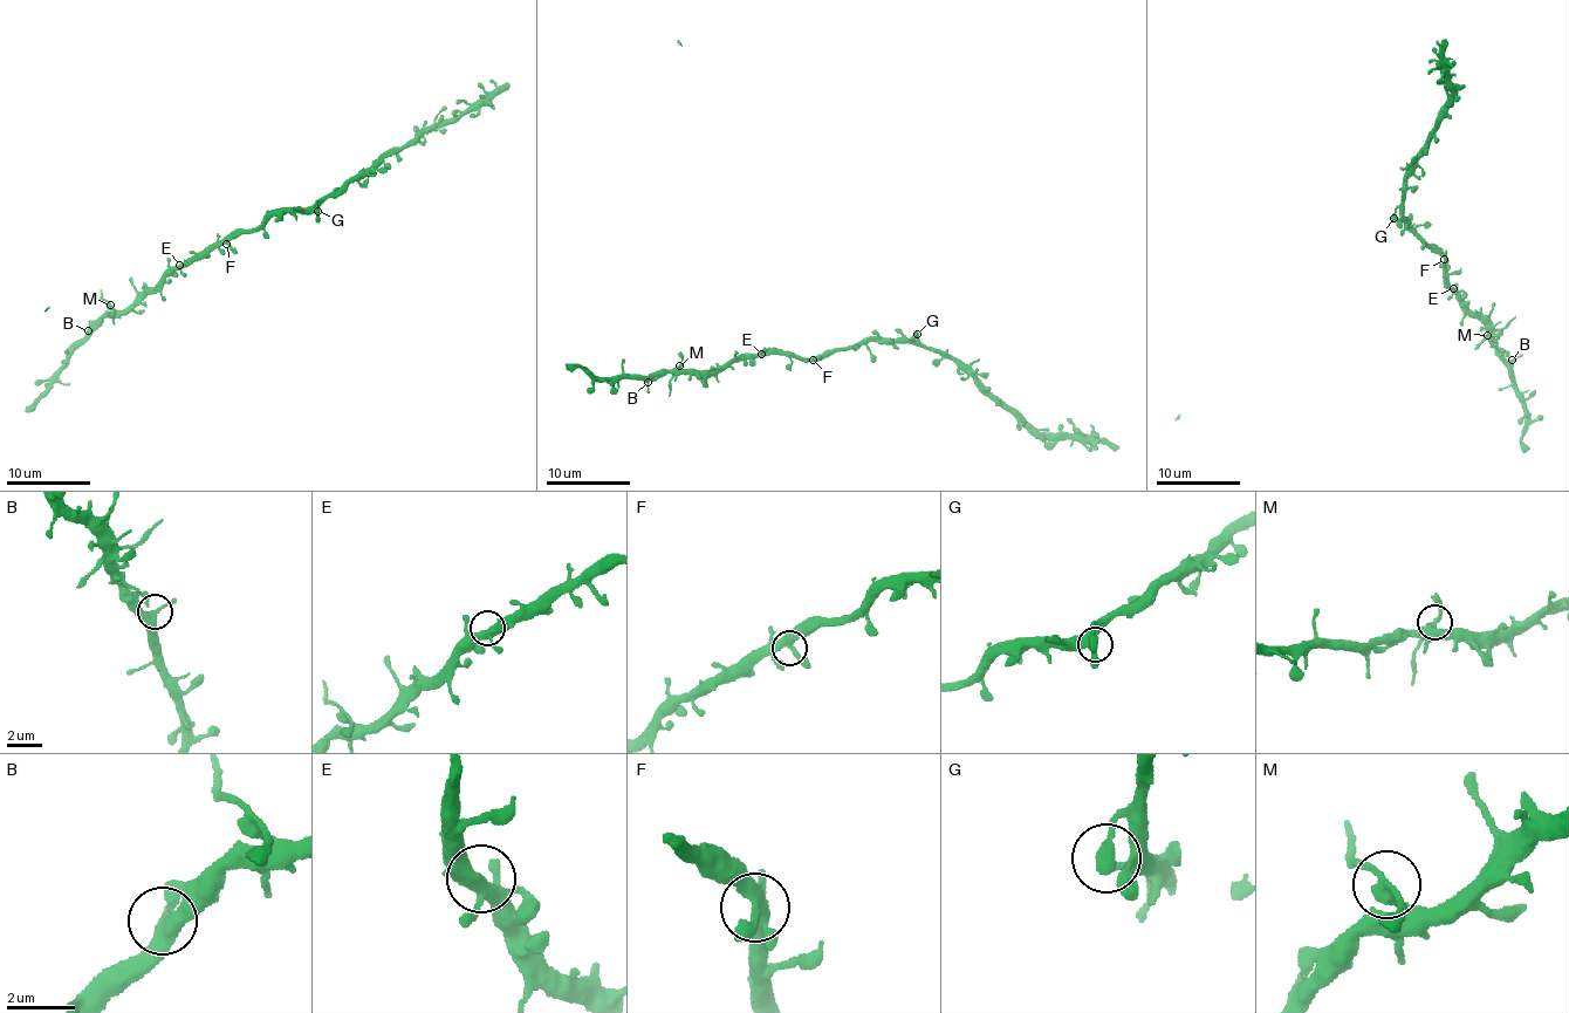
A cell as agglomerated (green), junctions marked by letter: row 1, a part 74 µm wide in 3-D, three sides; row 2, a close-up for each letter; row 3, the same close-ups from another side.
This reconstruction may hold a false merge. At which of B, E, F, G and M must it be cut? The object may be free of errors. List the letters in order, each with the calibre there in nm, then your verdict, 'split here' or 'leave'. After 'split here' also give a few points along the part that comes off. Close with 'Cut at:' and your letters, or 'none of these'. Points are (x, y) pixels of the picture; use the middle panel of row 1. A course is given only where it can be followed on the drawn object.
B: calibre 340 nm; leave
E: calibre 380 nm; leave
F: calibre 320 nm; leave
G: calibre 260 nm; leave
M: calibre 280 nm; split here; course (679, 365), (670, 383), (669, 396)
Cut at: M

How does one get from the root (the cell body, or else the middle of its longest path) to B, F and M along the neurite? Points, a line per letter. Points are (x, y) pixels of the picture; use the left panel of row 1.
B: (182, 268), (168, 269), (156, 287), (144, 289), (121, 312), (101, 314), (88, 330)
F: (182, 268), (193, 259), (203, 259), (224, 241), (226, 244)
M: (182, 268), (168, 269), (156, 287), (144, 289), (121, 312), (115, 312), (109, 305)

